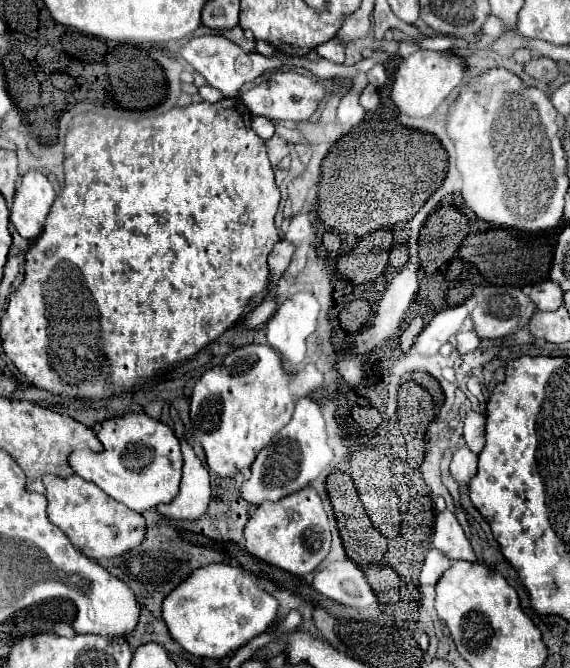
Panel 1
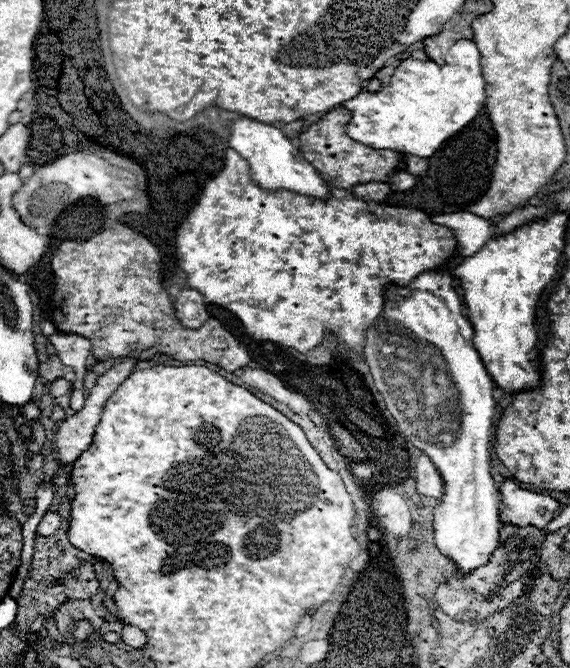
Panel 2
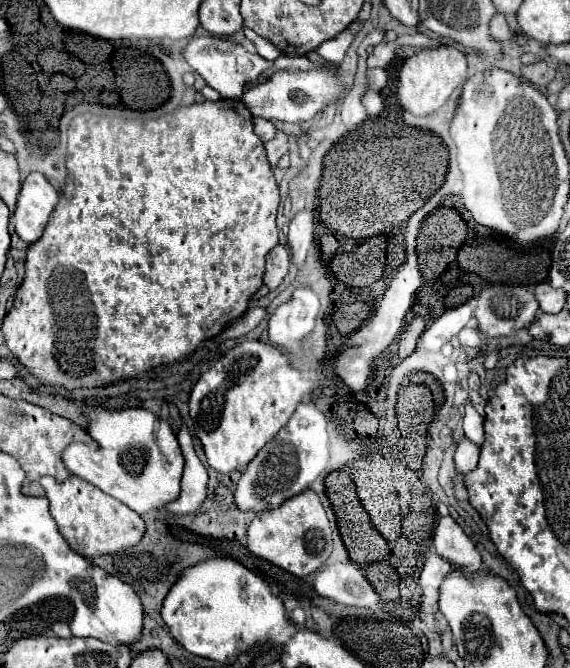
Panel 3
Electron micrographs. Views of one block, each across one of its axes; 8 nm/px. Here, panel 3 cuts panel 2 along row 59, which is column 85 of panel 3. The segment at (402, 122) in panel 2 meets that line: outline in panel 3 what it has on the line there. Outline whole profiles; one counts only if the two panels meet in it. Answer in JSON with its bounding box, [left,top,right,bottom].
[62,408,184,514]

